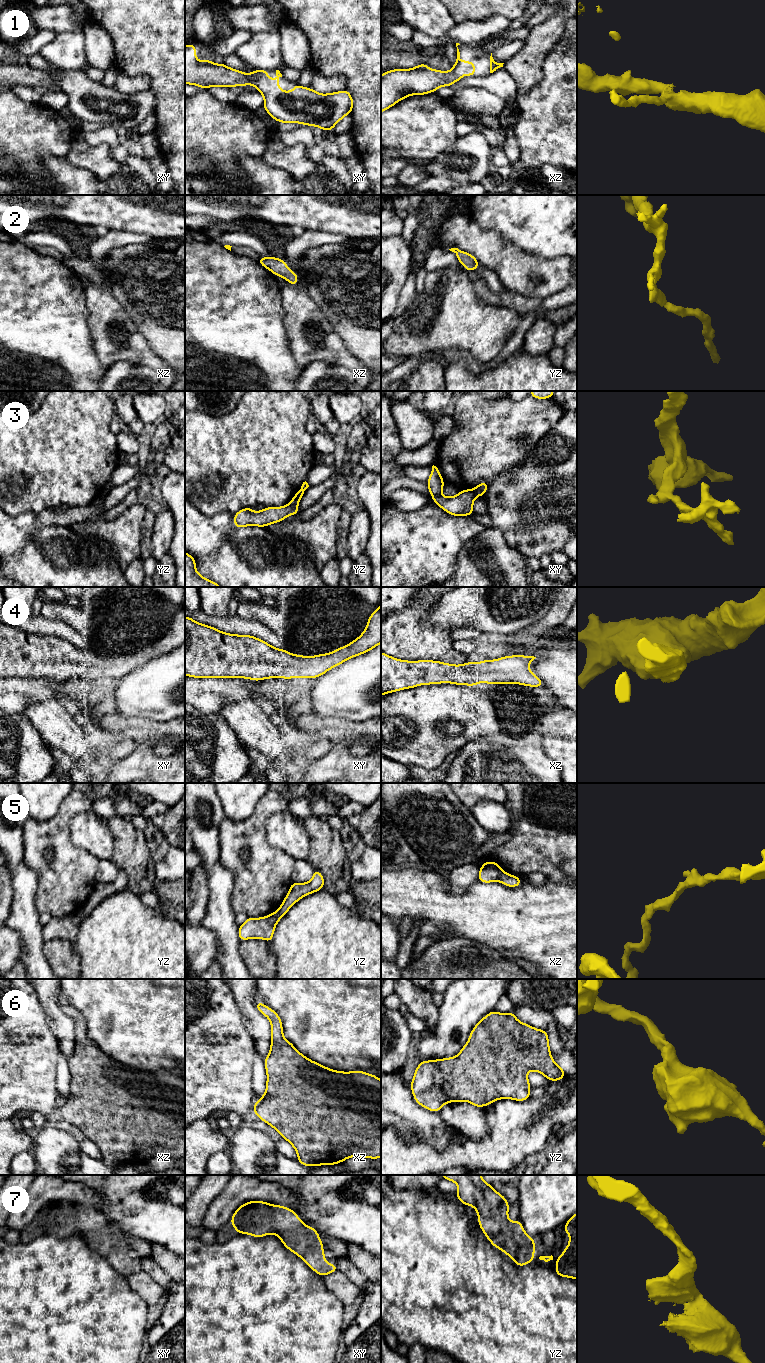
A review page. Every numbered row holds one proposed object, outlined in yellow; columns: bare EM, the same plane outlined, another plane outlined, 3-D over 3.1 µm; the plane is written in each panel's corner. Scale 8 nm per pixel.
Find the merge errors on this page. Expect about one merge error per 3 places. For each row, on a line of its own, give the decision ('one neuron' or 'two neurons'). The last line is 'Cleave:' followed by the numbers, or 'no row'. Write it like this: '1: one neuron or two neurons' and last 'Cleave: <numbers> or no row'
1: one neuron
2: one neuron
3: two neurons
4: one neuron
5: two neurons
6: one neuron
7: one neuron
Cleave: 3, 5

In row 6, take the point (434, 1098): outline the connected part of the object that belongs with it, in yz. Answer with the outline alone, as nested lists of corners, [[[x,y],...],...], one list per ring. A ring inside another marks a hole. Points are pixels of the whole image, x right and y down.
[[[494,1010],[474,1026],[468,1042],[461,1048],[457,1056],[420,1061],[411,1080],[411,1091],[414,1100],[420,1106],[432,1112],[439,1112],[441,1107],[448,1102],[466,1101],[481,1108],[492,1104],[498,1099],[525,1101],[531,1097],[531,1085],[527,1076],[529,1070],[541,1073],[549,1081],[559,1081],[566,1075],[562,1067],[559,1067],[551,1057],[546,1030],[536,1029],[531,1025],[522,1023],[515,1017],[513,1010],[507,1014]]]

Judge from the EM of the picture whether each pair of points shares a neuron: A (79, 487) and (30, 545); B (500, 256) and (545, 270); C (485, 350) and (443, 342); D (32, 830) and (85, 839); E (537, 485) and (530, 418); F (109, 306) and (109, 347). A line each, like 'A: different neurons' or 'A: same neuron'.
A: different neurons
B: same neuron
C: same neuron
D: different neurons
E: different neurons
F: same neuron

